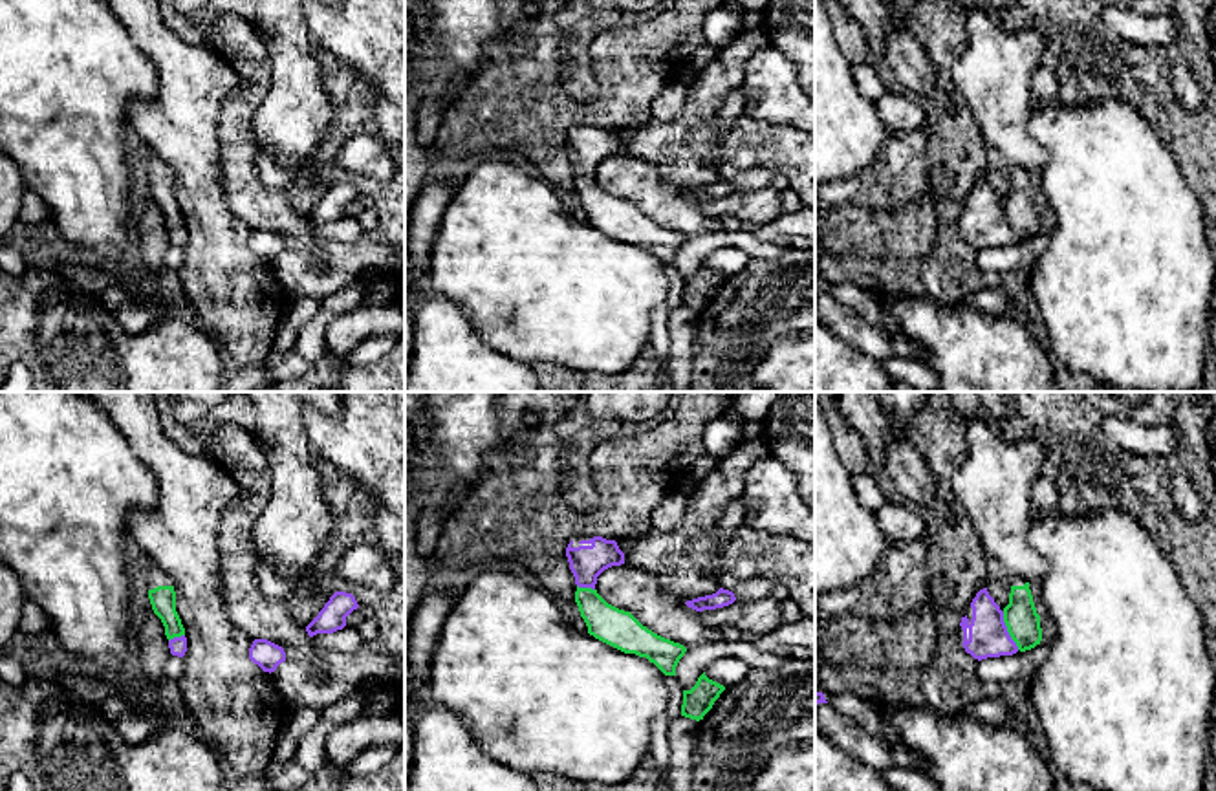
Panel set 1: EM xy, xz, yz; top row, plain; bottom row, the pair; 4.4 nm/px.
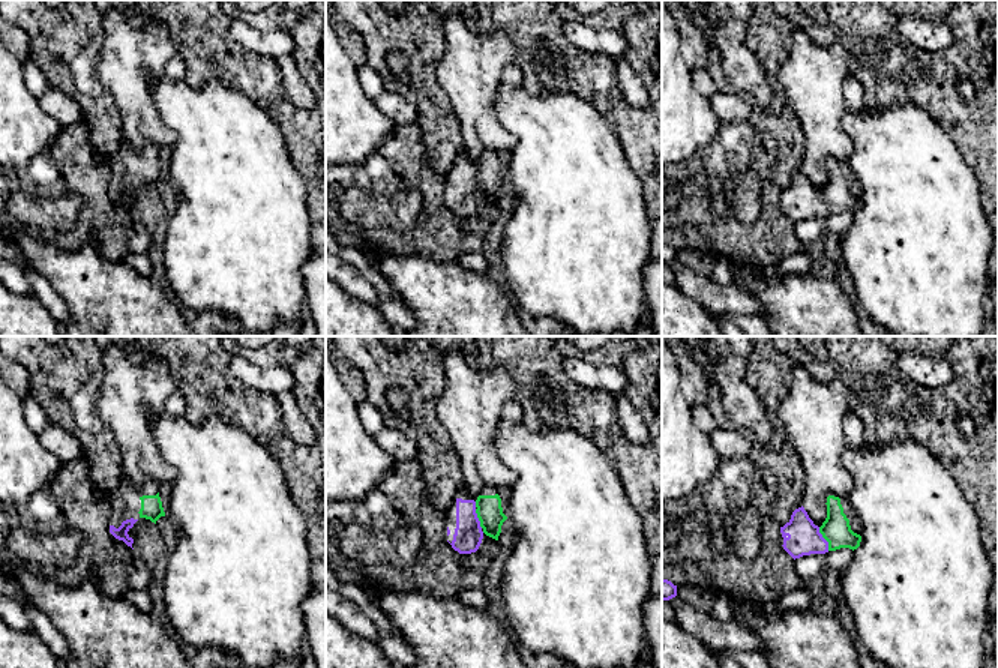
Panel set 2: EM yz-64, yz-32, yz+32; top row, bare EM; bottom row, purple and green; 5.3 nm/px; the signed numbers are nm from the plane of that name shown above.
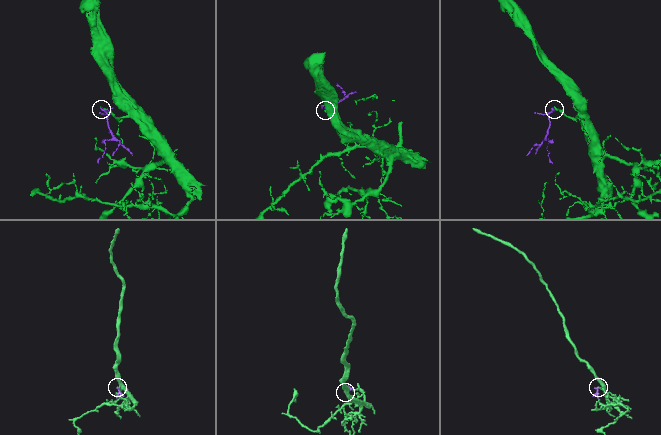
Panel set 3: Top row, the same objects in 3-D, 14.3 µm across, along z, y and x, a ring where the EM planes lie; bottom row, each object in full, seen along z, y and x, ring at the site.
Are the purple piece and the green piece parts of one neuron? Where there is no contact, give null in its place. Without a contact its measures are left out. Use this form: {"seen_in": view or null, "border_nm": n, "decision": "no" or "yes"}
{"seen_in": "yz", "border_nm": 180, "decision": "yes"}

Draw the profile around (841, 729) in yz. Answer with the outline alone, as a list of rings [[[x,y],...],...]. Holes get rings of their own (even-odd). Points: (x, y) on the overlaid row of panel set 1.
[[[828,703],[815,705],[815,727],[844,753],[883,773],[886,767],[905,767],[925,773],[927,765],[905,742],[881,742],[852,718]]]

